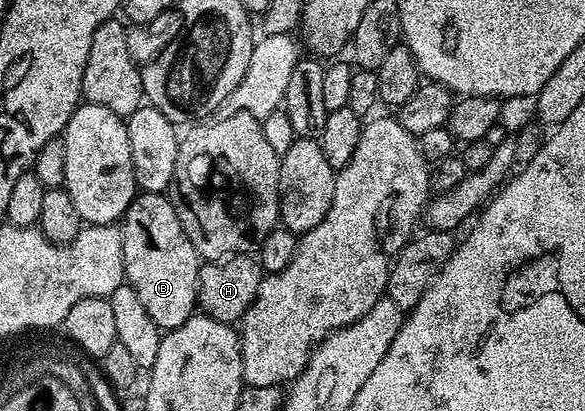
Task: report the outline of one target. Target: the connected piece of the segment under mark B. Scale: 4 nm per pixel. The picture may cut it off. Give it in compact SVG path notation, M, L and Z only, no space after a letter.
M138 192L133 202L127 207L121 225L121 234L123 235L125 279L135 291L135 295L139 295L147 315L151 315L151 319L155 319L155 323L163 331L187 323L187 319L194 316L198 308L197 280L203 261L197 256L191 239L187 239L183 231L183 223L179 223L179 215L175 211L172 200L165 193Z

